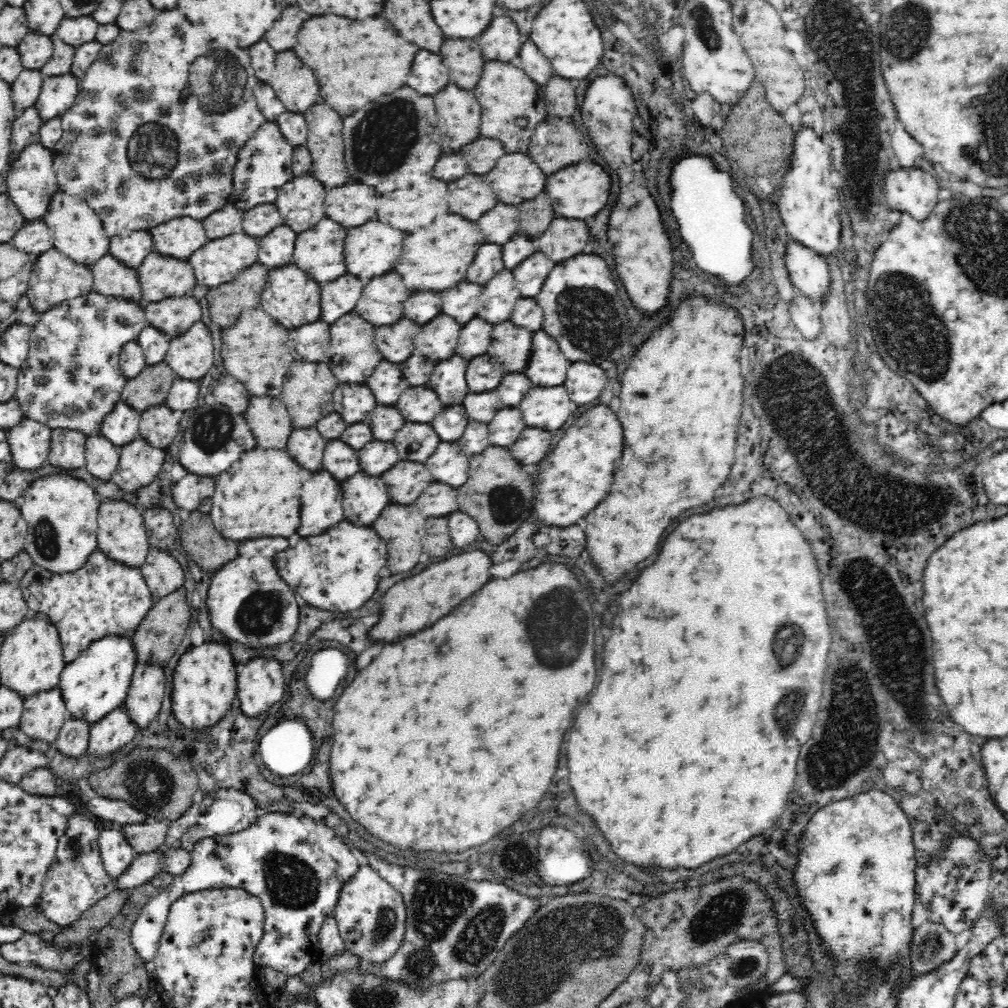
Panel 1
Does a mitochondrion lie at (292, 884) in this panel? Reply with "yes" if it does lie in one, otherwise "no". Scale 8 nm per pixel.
yes

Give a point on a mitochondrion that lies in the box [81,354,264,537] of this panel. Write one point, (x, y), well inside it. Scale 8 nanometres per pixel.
(213, 427)

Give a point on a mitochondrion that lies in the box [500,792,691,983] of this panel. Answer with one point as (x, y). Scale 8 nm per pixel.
(603, 929)

